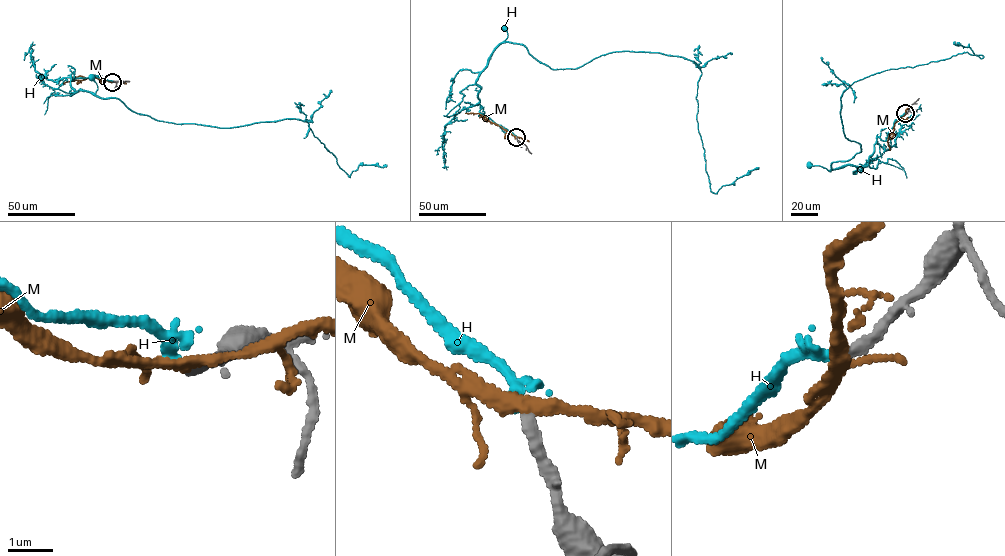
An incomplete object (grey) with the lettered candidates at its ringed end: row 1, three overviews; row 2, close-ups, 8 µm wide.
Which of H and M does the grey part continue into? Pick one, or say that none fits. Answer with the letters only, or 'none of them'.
H

